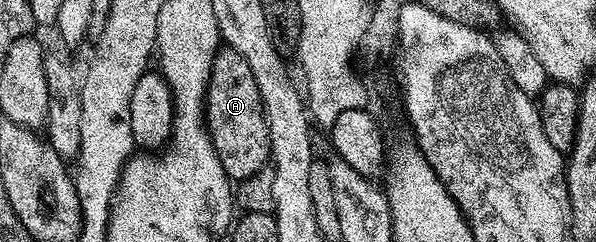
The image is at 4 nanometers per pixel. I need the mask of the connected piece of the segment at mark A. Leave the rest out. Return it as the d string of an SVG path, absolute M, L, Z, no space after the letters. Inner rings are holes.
M223 47L215 54L207 84L205 112L207 130L217 151L217 159L221 159L221 167L225 167L232 182L249 179L249 175L265 168L271 156L271 140L261 91L257 91L257 79L253 79L249 63L245 63L237 51Z

